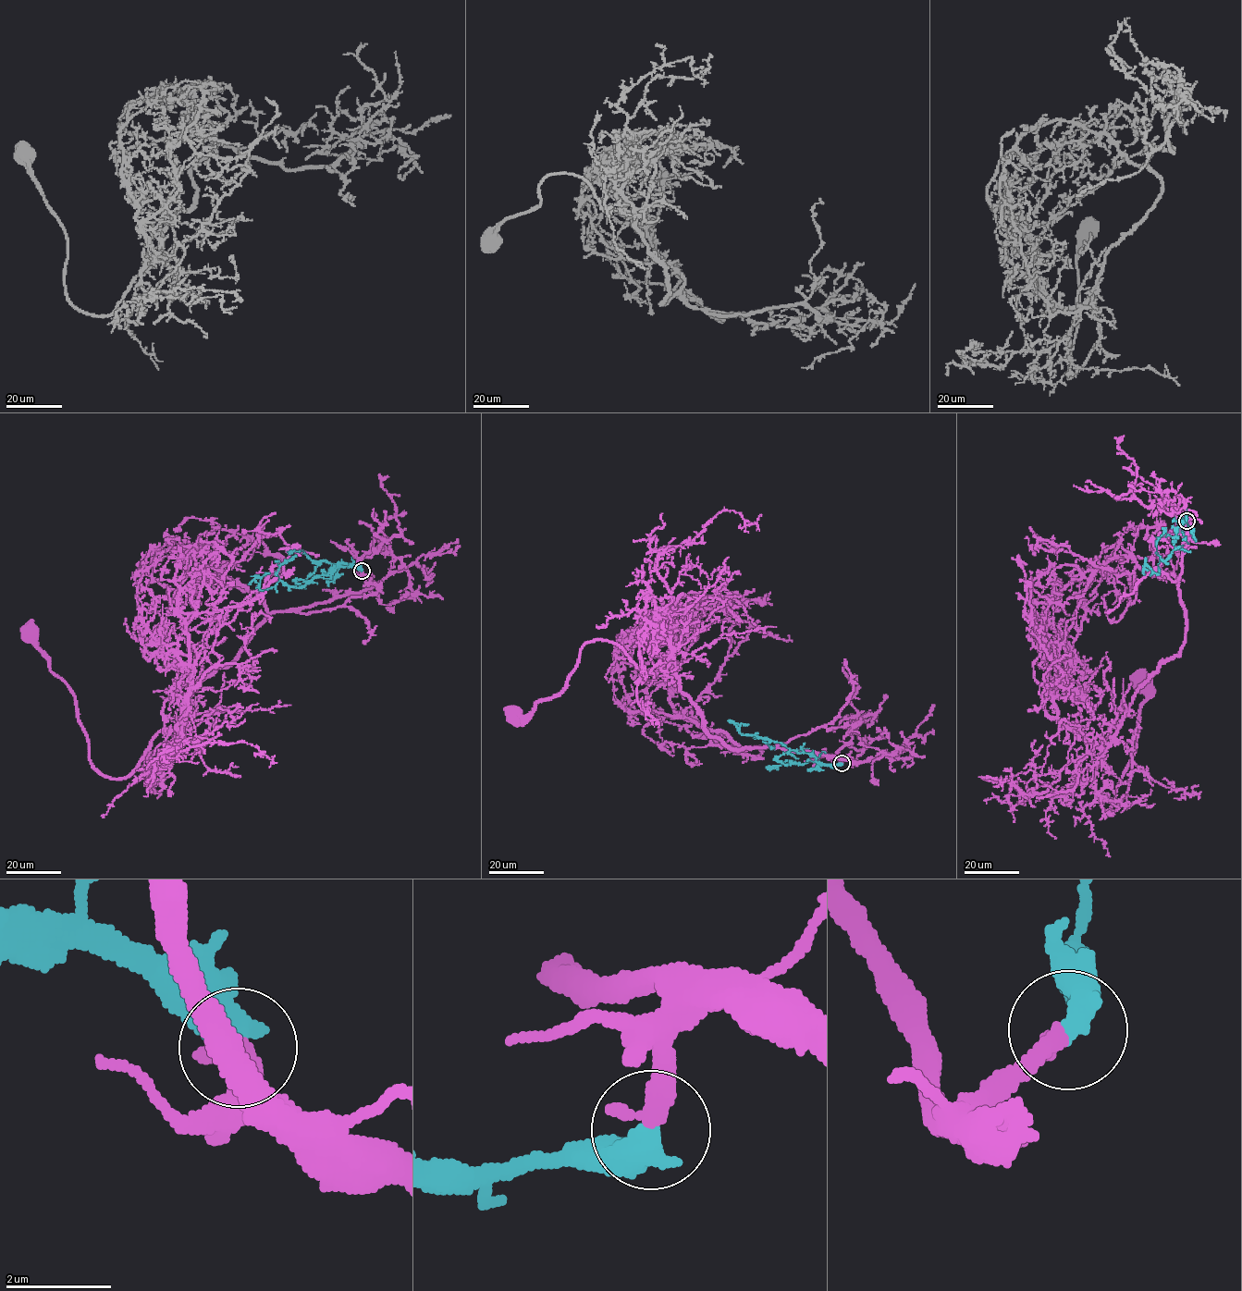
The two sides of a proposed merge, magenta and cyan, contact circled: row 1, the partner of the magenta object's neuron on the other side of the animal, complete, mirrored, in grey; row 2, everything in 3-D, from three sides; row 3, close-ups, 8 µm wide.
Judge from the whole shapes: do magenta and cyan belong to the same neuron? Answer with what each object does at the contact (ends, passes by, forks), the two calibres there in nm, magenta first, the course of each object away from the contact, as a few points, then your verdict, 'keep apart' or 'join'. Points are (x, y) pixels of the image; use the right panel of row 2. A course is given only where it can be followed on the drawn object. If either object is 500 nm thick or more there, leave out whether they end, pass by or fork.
calibres 420 and 550 nm; course magenta (1186, 521), (1186, 642), (1120, 724), (1131, 777), (1110, 815), (1146, 700), (1141, 678); course cyan (1186, 521), (1186, 517), (1176, 529), (1174, 549), (1165, 561), (1161, 559), (1159, 573), (1146, 565), (1145, 575); join

